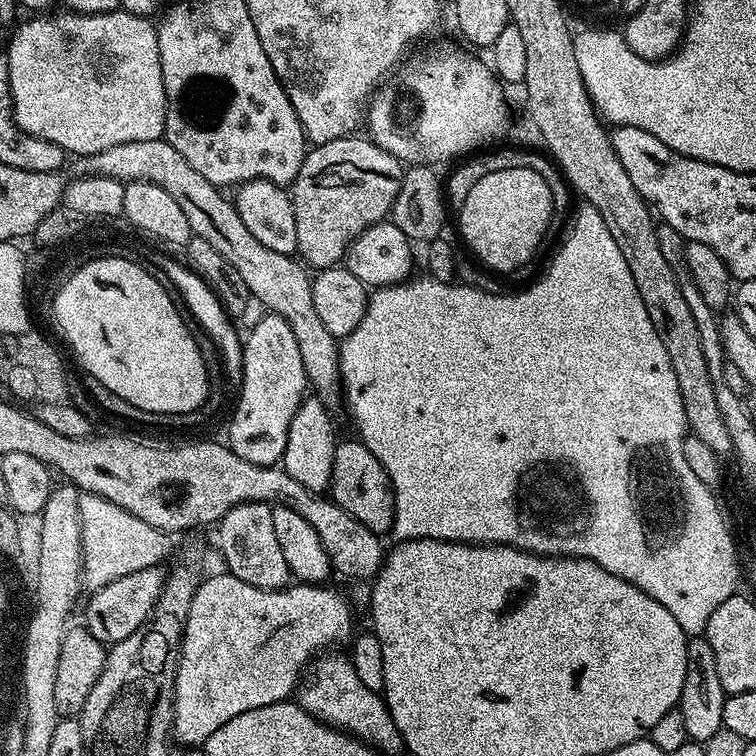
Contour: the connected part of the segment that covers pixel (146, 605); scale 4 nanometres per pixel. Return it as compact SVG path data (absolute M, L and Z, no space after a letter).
M157 566L138 570L134 574L126 574L106 586L95 589L84 608L83 627L106 646L122 642L122 638L130 638L130 634L134 634L138 626L148 621L152 608L160 600L166 579L165 569L162 569L163 567Z

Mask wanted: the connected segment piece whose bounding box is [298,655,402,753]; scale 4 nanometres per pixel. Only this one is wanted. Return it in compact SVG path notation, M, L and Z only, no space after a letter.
M321 655L307 669L299 685L298 702L300 705L314 719L322 721L329 728L338 728L358 740L363 740L381 753L401 751L398 726L394 726L394 718L384 704L383 695L370 690L370 686L366 686L362 678L358 678L358 673L354 670L352 661L347 655L323 656Z

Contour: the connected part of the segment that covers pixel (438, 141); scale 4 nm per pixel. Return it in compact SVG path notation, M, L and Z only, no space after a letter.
M432 48L417 56L412 54L381 83L369 99L366 105L367 135L379 148L398 158L405 166L440 166L443 160L455 161L465 154L475 153L491 145L488 144L491 140L500 140L507 134L512 116L508 113L504 91L505 85L491 67L468 52Z

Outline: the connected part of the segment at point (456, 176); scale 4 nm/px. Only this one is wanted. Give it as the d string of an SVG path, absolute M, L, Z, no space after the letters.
M500 148L497 152L488 152L492 150L484 150L479 154L472 154L463 162L457 163L449 176L446 176L446 200L449 205L459 206L466 202L466 194L470 194L470 189L480 181L486 174L494 174L494 170L534 170L538 174L542 174L542 178L546 178L546 186L550 186L550 194L552 195L552 222L550 231L542 238L542 242L538 246L535 255L545 258L551 257L556 249L564 243L564 237L568 235L570 227L570 209L573 207L573 193L570 191L570 185L564 179L559 168L547 155L539 156L536 152L527 152L524 148Z

